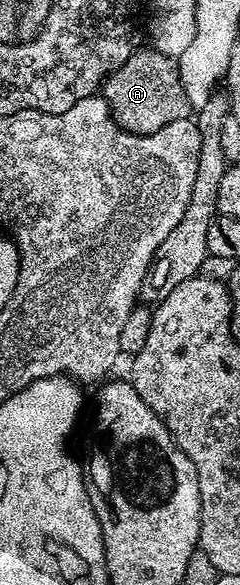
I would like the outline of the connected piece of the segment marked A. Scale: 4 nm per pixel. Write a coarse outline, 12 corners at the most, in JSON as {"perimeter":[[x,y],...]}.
{"perimeter":[[135,49],[100,87],[133,134],[192,114],[177,61]]}

